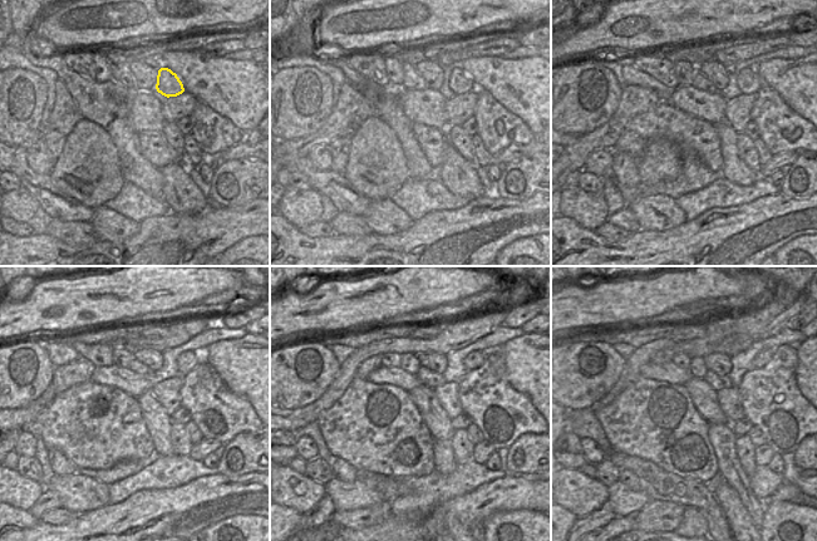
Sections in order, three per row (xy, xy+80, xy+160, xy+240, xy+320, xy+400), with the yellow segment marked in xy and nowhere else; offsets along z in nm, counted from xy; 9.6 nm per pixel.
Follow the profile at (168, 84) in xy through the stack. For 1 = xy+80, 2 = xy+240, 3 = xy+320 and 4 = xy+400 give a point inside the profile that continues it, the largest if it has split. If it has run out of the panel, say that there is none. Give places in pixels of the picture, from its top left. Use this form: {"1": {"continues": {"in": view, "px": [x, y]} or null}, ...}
{"1": {"continues": {"in": "xy+80", "px": [459, 83]}}, "2": {"continues": {"in": "xy+240", "px": [186, 362]}}, "3": {"continues": {"in": "xy+320", "px": [473, 360]}}, "4": {"continues": {"in": "xy+400", "px": [763, 358]}}}

